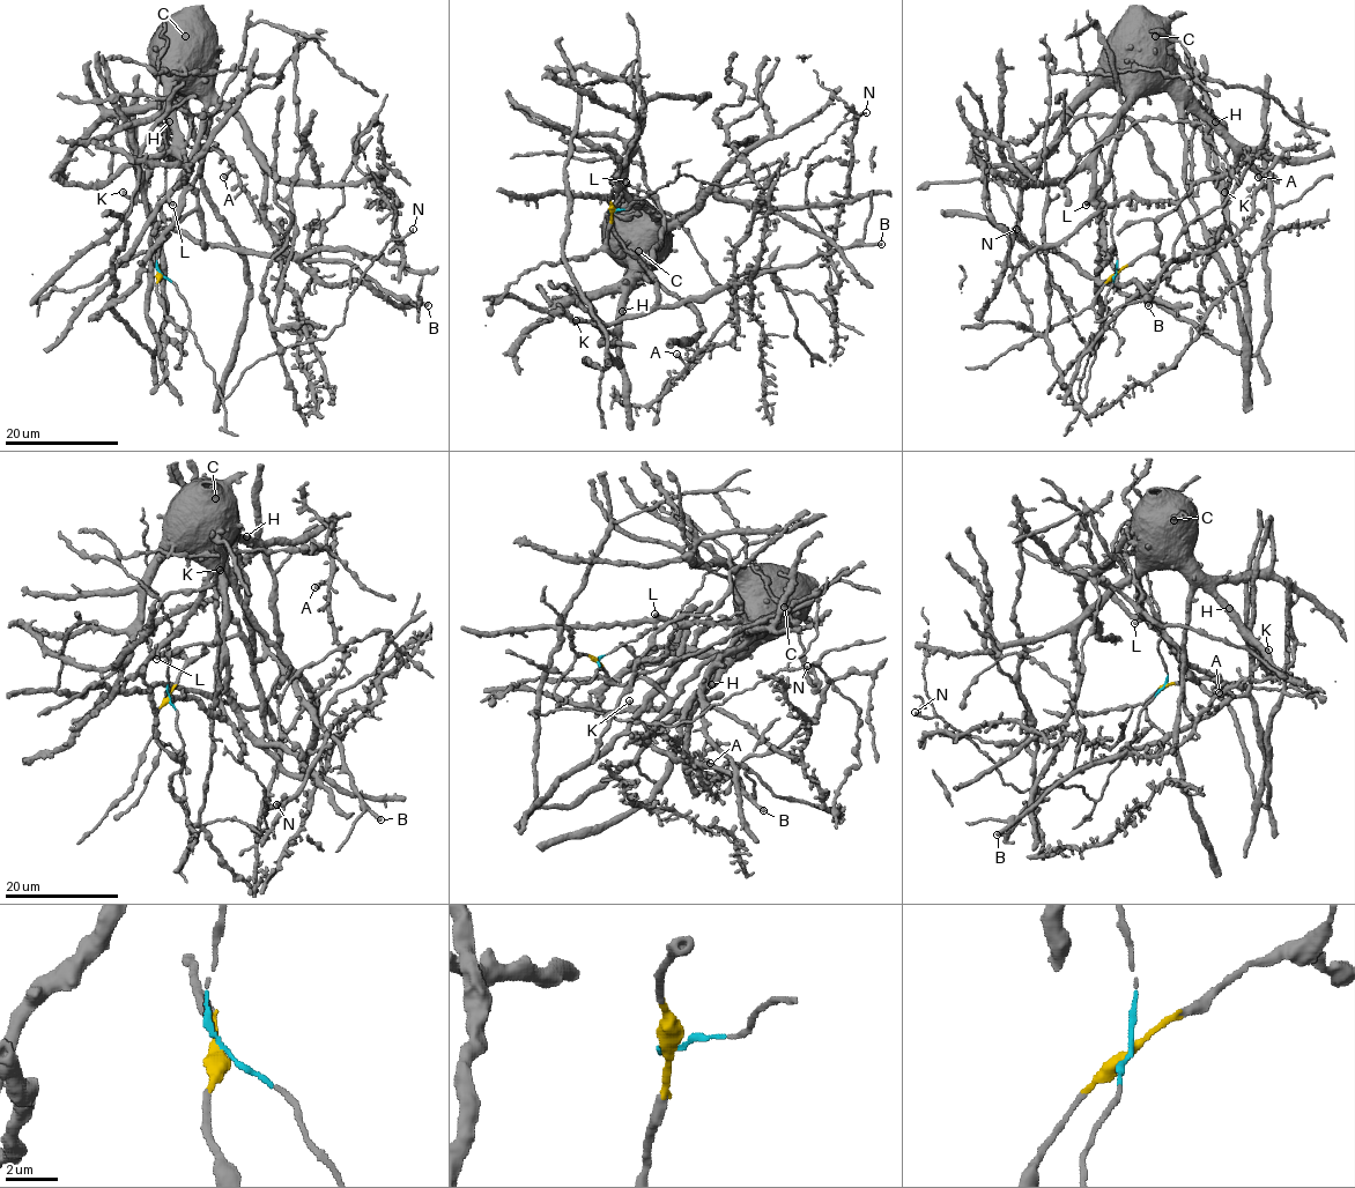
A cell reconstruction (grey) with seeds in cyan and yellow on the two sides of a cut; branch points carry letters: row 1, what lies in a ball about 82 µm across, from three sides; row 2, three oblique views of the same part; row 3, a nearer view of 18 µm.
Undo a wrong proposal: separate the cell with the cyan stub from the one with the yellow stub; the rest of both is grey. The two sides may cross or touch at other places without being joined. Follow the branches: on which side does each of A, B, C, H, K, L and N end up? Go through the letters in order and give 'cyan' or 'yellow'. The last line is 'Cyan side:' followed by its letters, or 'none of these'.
A: cyan
B: yellow
C: yellow
H: yellow
K: yellow
L: yellow
N: cyan
Cyan side: A, N

